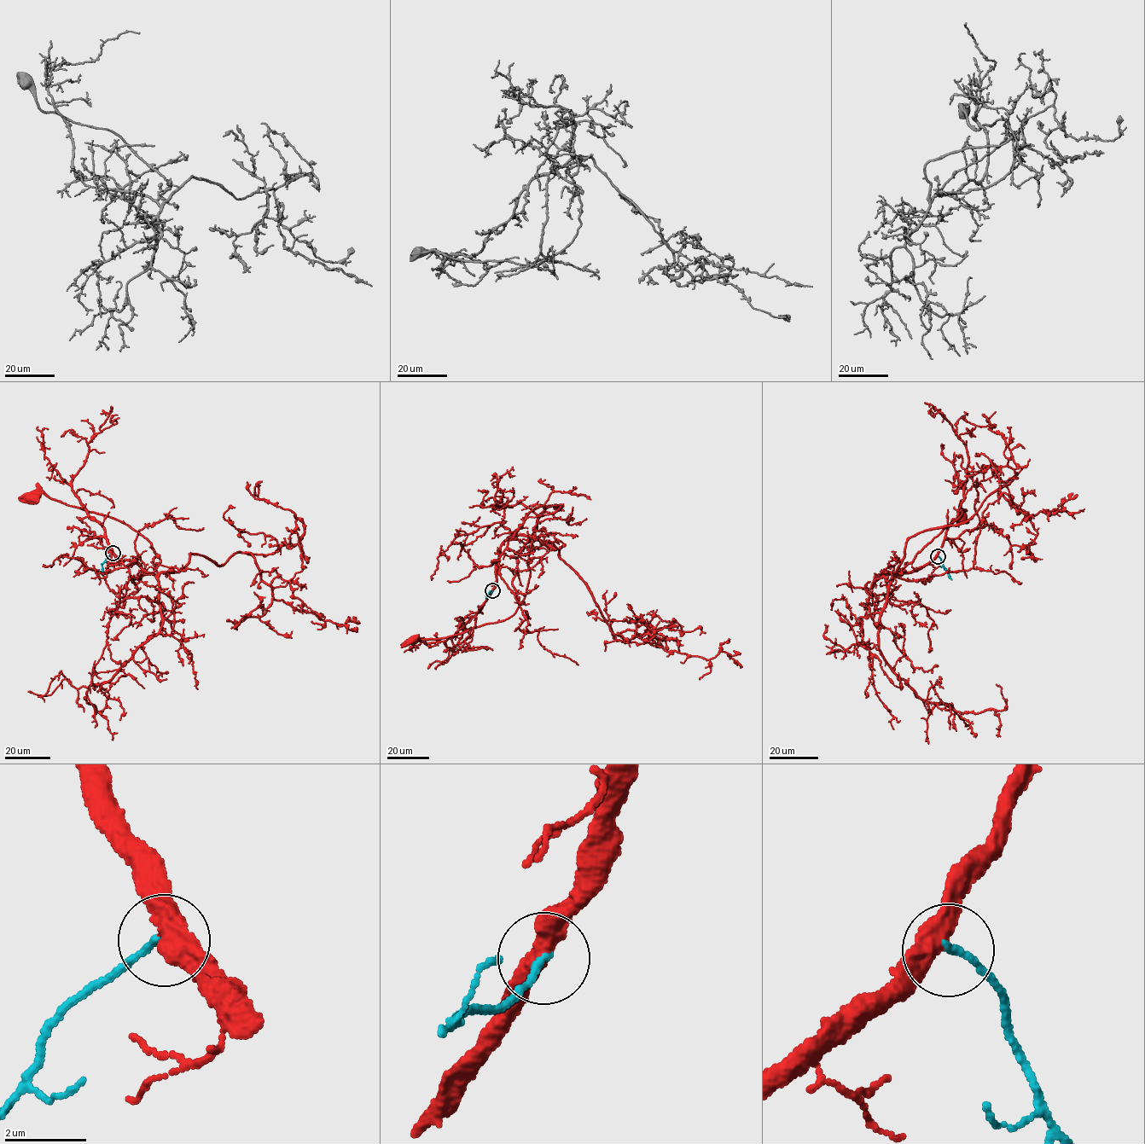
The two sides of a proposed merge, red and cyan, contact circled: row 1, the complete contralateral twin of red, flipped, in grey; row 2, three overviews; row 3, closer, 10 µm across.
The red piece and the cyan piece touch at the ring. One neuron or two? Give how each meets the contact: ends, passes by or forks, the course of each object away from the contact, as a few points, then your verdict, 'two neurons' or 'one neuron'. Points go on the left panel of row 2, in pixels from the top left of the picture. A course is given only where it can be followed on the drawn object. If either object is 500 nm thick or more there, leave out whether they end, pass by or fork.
red passes by; cyan ends there; red runs (112, 554), (119, 561), (132, 560), (147, 572), (158, 573), (151, 542), (126, 525), (43, 494), (34, 498); cyan runs (112, 554), (101, 565), (103, 577); one neuron

